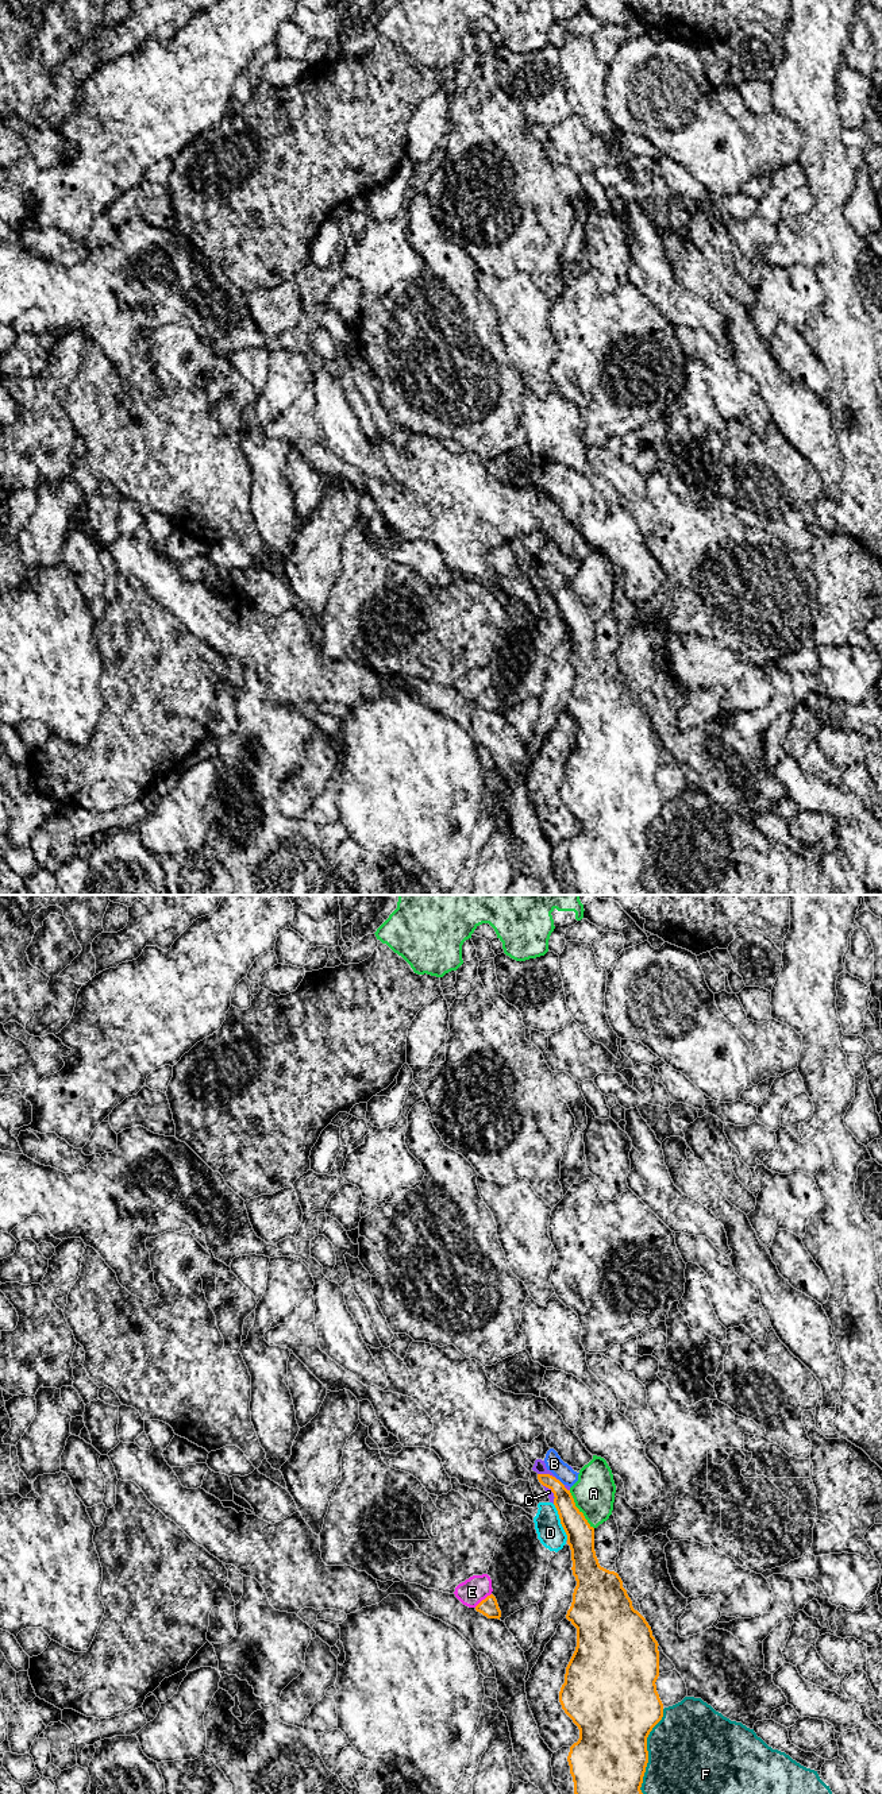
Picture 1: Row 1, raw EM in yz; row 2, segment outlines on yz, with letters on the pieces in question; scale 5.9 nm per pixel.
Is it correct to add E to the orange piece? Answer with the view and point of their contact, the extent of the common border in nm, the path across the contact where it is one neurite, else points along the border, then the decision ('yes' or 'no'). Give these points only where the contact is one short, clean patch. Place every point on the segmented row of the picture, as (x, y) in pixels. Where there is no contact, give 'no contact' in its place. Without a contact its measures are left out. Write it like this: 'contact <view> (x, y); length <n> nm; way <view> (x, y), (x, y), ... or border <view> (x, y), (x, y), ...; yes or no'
contact yz (482, 1600); length 130 nm; no

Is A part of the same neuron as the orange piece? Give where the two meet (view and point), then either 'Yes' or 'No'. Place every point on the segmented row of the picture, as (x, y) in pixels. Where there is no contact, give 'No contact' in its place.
Touches orange at yz (578, 1509). No

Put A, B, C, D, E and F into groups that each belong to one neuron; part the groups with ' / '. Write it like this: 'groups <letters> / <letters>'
groups A / B C D / E / F

